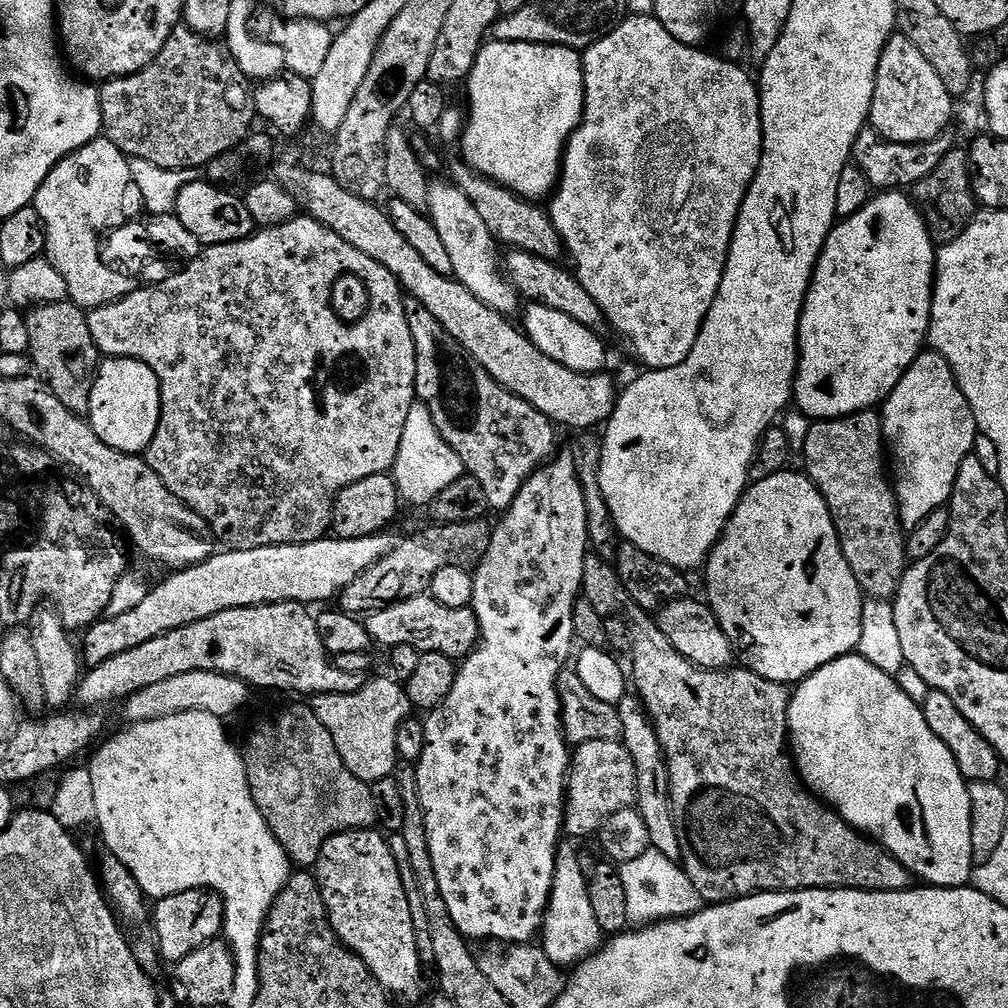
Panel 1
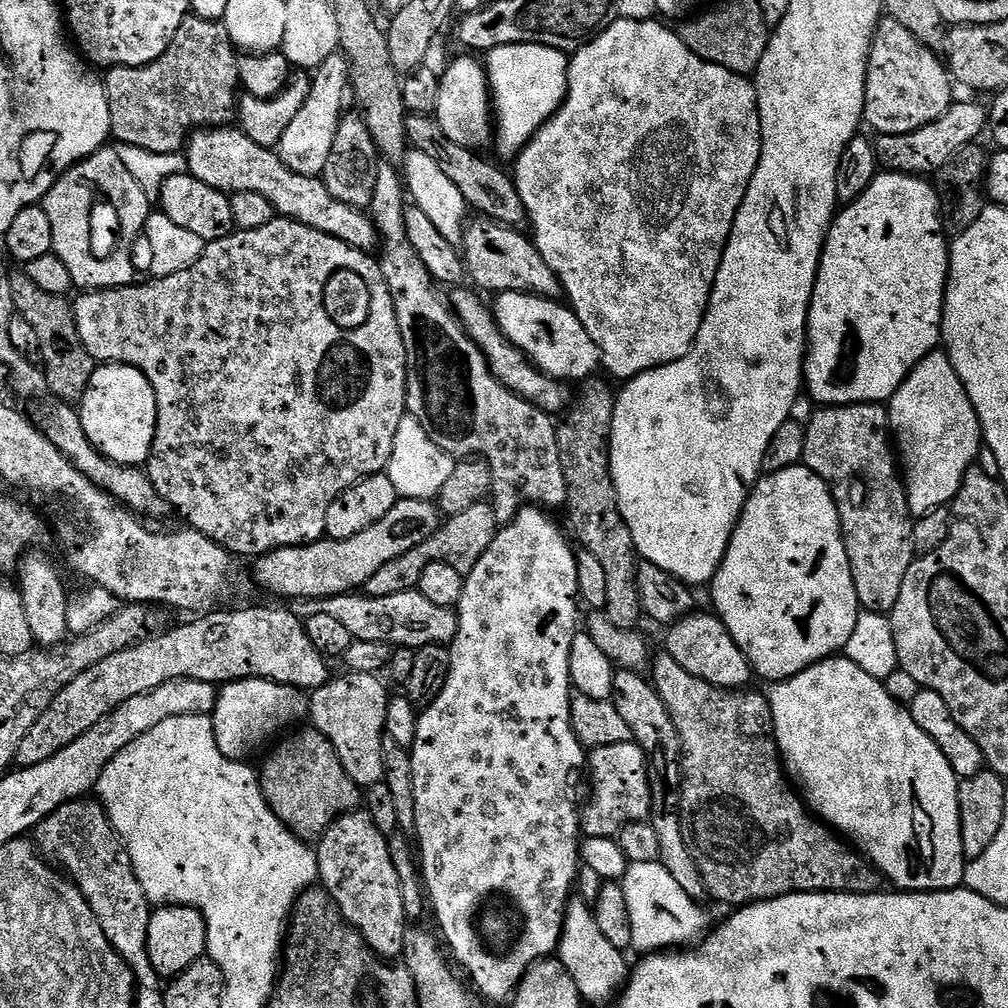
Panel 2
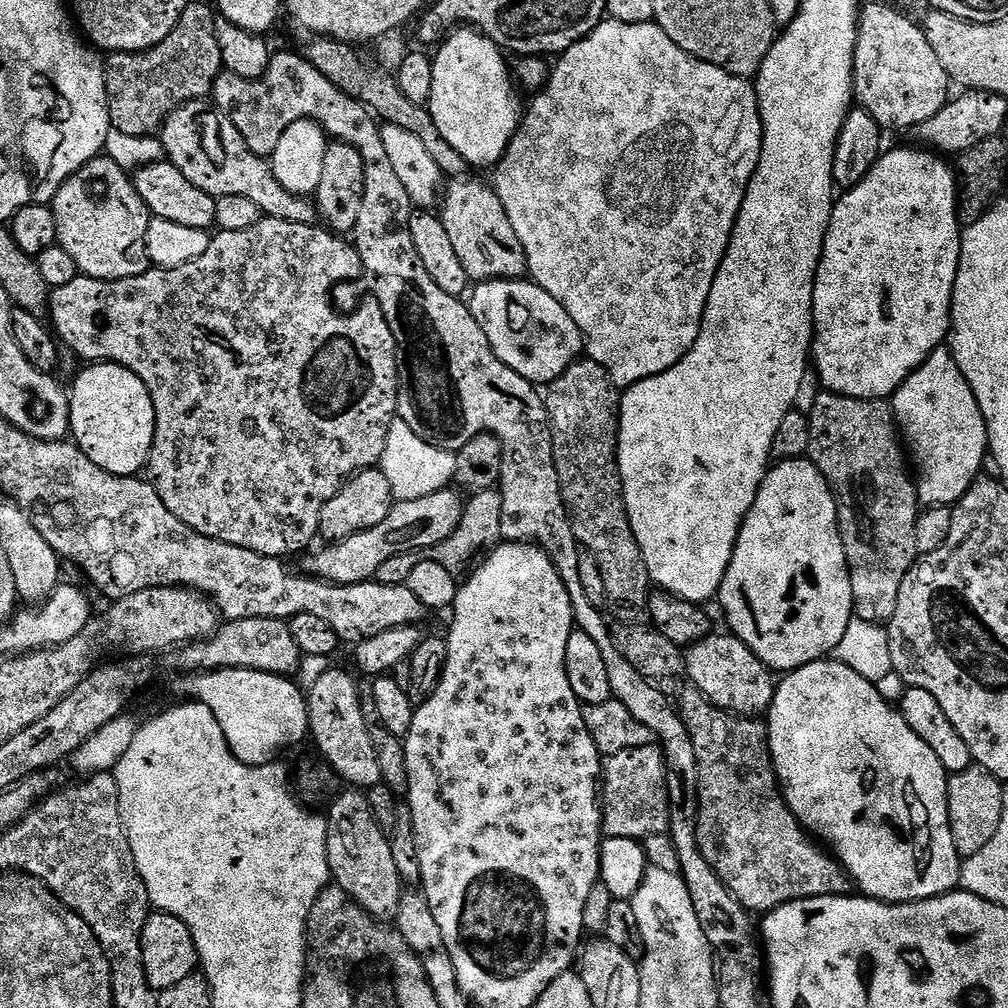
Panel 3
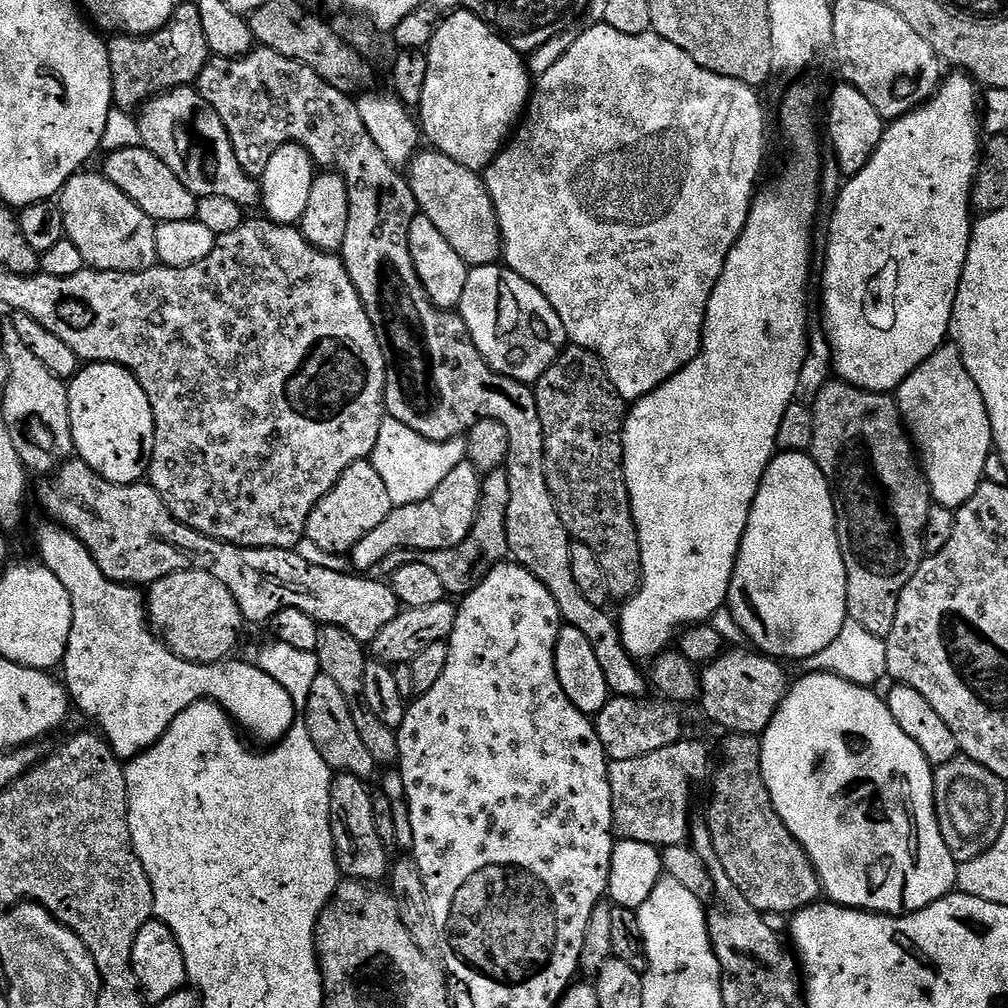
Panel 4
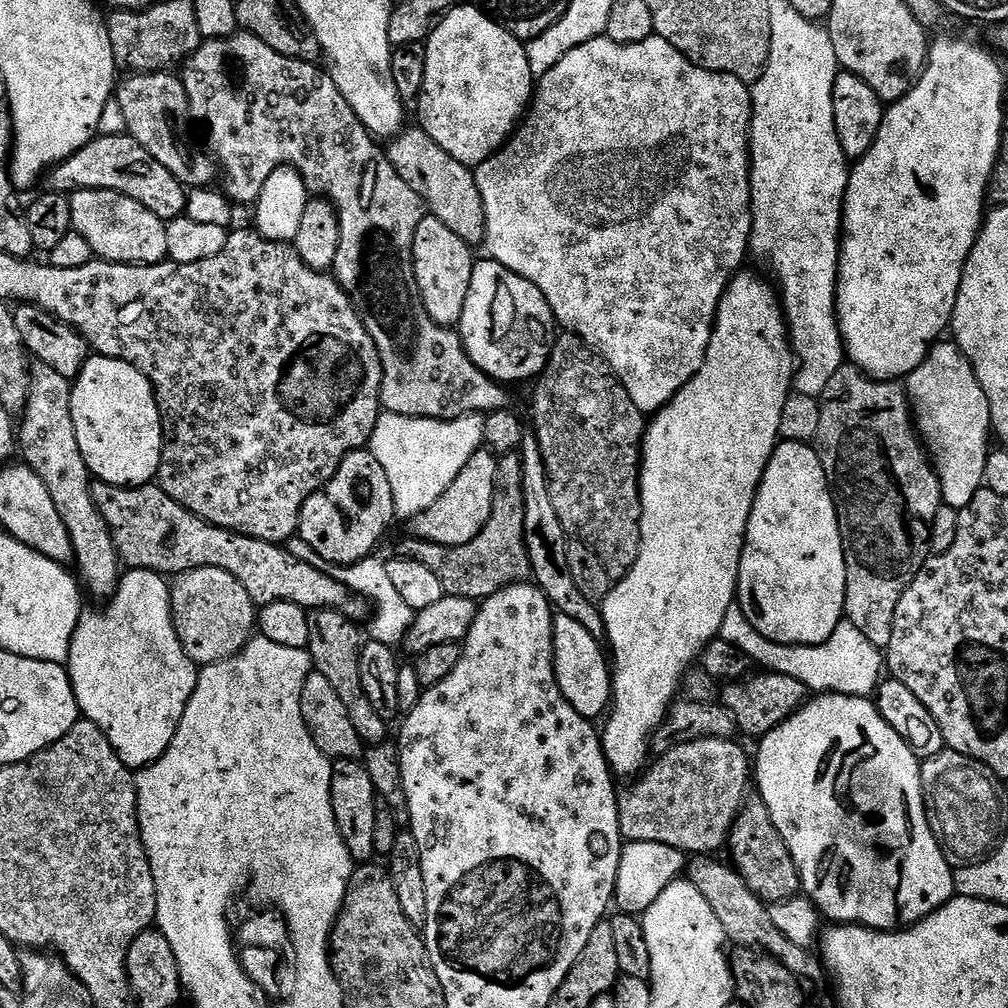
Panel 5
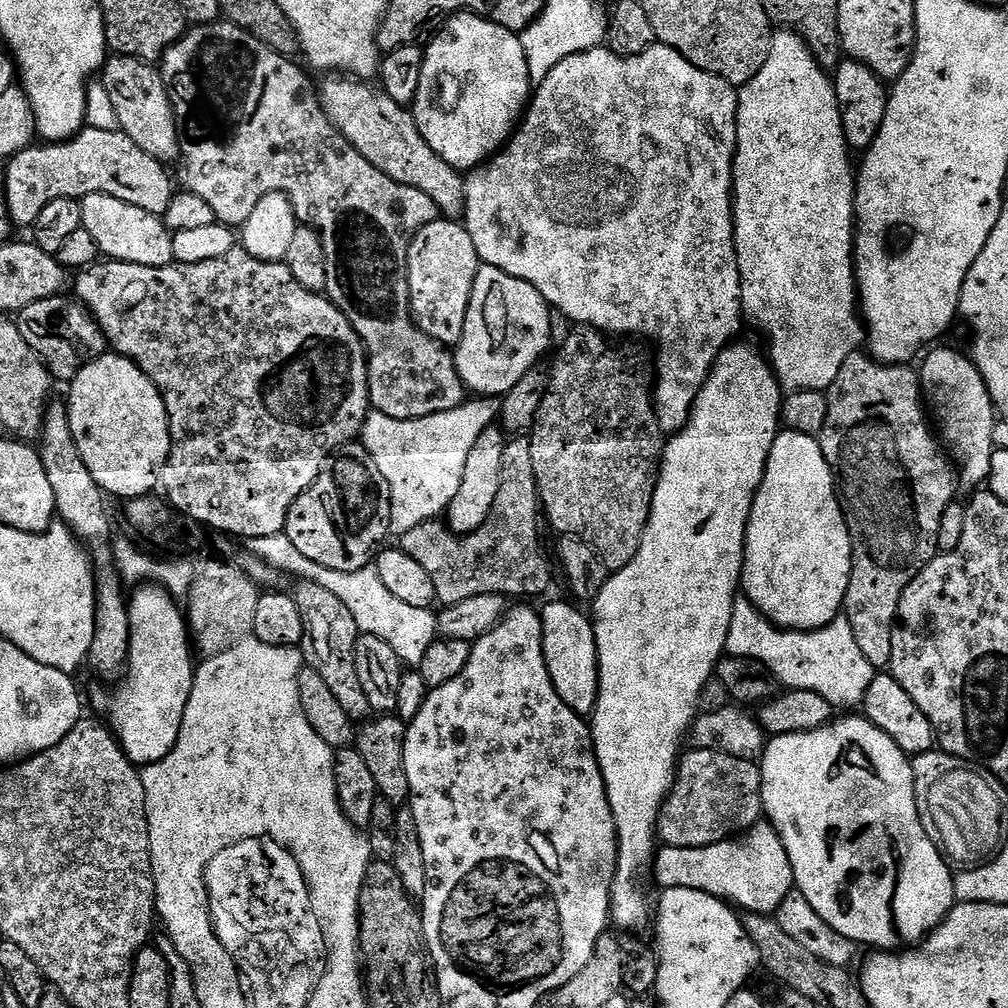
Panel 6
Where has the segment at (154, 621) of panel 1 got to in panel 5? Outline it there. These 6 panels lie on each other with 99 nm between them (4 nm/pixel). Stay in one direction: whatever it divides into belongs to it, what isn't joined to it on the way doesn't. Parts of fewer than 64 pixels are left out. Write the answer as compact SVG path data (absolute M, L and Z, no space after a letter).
M484 446L479 448L470 462L462 466L462 474L458 474L450 490L446 490L446 494L442 494L442 498L438 498L438 502L434 502L430 510L412 517L411 535L415 539L434 542L438 546L466 546L466 542L474 542L474 538L482 534L486 522L490 522L498 491L496 475L499 469L497 453Z

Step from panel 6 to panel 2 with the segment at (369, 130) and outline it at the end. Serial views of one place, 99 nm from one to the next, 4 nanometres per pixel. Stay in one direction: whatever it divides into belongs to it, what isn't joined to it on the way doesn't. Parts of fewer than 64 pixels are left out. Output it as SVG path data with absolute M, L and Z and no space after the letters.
M474 220L465 227L462 255L467 279L473 280L477 284L473 285L481 293L521 292L544 296L548 300L556 300L561 295L560 279L554 270L550 270L550 266L546 266L546 258L542 258L535 243L523 231L507 228L493 220Z

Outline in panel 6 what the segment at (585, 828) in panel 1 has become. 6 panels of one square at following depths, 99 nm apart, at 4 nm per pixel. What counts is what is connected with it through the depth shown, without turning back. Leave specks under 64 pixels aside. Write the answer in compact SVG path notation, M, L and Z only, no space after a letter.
M692 748L679 757L676 779L656 823L656 835L661 845L706 847L727 840L733 834L747 833L763 816L762 778L757 761Z

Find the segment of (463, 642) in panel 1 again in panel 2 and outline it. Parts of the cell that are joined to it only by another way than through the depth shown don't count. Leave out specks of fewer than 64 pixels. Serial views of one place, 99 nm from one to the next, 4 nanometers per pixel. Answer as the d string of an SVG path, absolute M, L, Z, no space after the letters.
M418 590L390 594L386 598L374 598L367 594L331 596L325 600L298 600L290 611L307 618L314 614L330 614L350 630L353 640L382 642L396 648L425 648L431 644L451 645L458 634L458 612L456 608L434 606Z

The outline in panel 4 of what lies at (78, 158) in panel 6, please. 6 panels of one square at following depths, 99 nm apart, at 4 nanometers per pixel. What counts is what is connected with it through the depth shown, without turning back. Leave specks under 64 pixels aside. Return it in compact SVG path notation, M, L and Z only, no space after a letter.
M141 146L130 150L118 150L107 153L103 158L103 176L114 182L114 186L118 186L118 190L122 190L122 194L133 200L151 220L186 222L196 219L198 197L186 190L186 186L182 186L174 170L170 170L170 166L166 166L166 162L155 156L150 149Z

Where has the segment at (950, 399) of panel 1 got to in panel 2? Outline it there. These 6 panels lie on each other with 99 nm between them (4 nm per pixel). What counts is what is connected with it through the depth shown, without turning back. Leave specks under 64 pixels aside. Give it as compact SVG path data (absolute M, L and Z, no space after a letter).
M937 350L922 358L886 407L913 517L949 507L962 486L962 478L977 463L982 433L970 394L966 394L966 386L962 386L962 378L958 378L958 370L954 370L948 353Z

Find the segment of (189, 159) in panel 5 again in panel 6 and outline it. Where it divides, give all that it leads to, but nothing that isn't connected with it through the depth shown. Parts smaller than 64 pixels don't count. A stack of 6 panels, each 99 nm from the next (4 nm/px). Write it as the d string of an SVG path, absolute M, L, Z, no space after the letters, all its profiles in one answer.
M109 55L102 69L102 83L118 114L119 131L126 133L146 154L161 162L180 160L180 129L159 67L129 56Z

